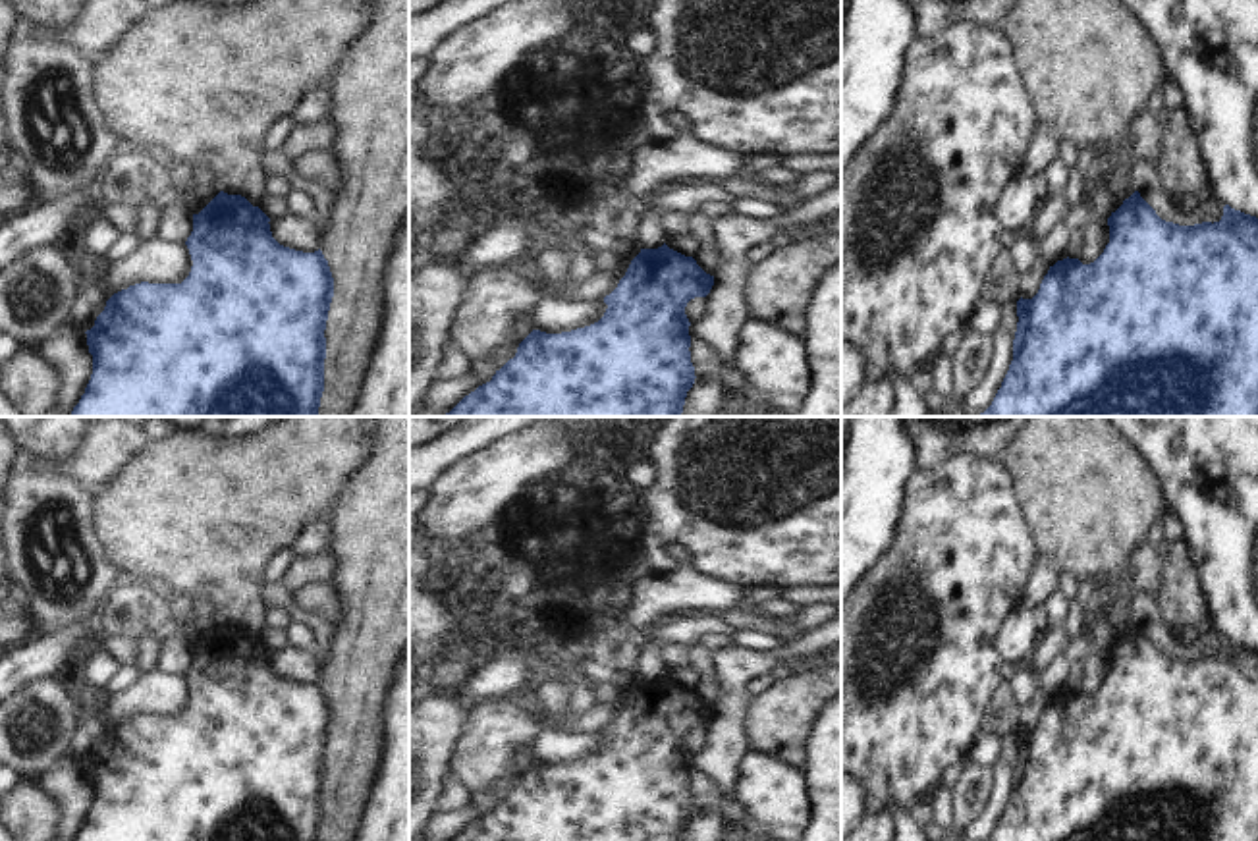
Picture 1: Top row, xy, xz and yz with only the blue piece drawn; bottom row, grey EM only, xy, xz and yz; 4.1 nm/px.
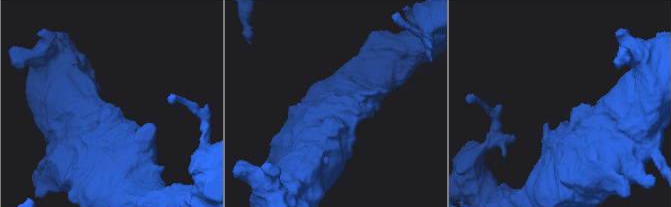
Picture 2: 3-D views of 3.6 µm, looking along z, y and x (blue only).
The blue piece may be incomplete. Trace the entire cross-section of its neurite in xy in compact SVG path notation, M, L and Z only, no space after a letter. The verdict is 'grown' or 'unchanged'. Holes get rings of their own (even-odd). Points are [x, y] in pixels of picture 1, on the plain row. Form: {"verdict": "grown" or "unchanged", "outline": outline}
{"verdict": "unchanged", "outline": "M220 623L199 646L193 646L193 664L185 677L193 698L181 716L141 714L114 725L95 758L87 762L93 787L93 806L73 841L318 841L324 824L326 752L334 729L334 710L322 683L303 685L280 677L270 664L270 650L241 627Z"}

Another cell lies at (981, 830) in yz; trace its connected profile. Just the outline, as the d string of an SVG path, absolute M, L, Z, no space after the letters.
M1017 733L1003 737L1003 752L994 768L996 779L990 802L986 804L982 814L965 827L965 831L959 835L961 841L988 841L992 837L1013 793L1017 754Z

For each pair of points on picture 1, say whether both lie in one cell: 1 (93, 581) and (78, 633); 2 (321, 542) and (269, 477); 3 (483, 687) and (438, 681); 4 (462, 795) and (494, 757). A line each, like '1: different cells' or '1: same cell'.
1: different cells
2: different cells
3: different cells
4: different cells

